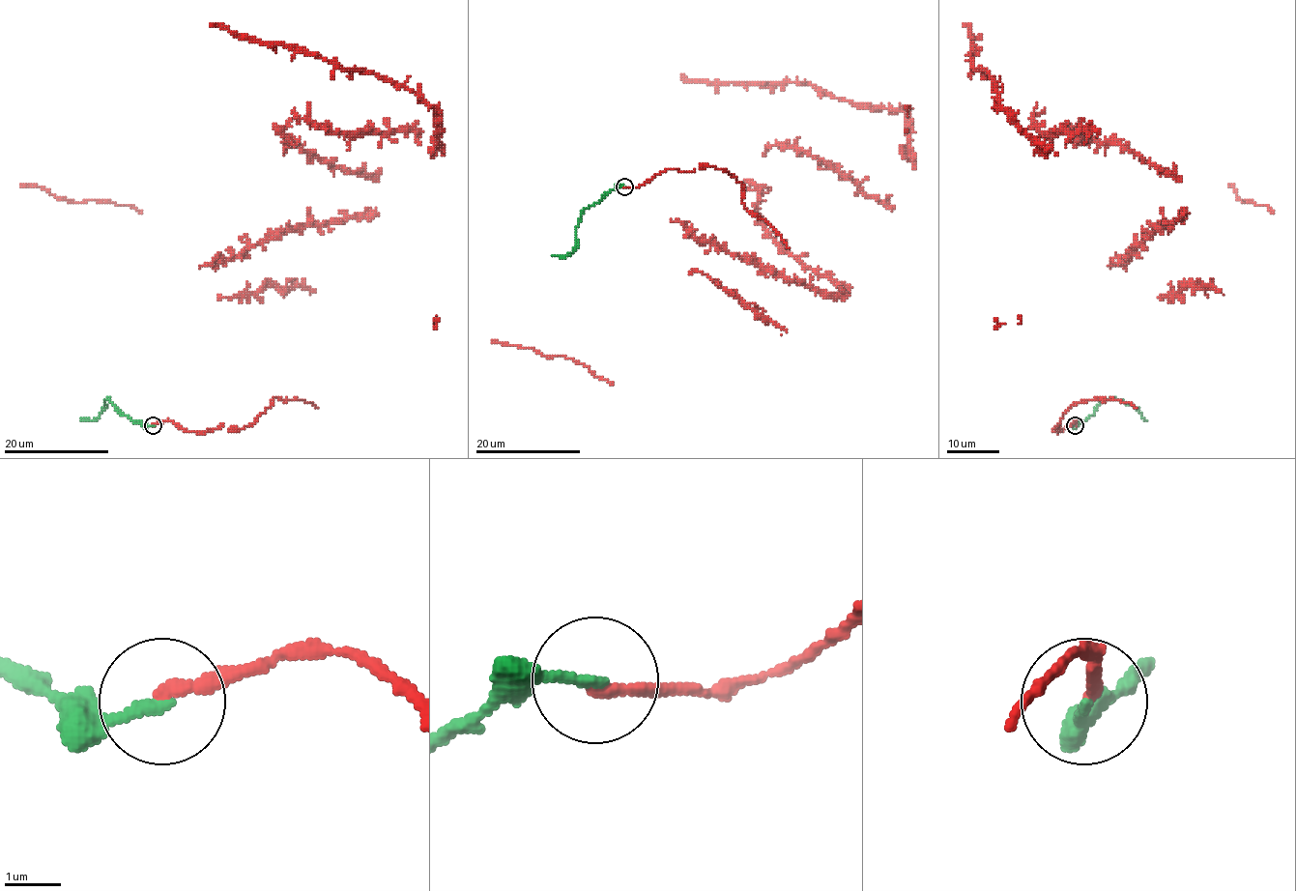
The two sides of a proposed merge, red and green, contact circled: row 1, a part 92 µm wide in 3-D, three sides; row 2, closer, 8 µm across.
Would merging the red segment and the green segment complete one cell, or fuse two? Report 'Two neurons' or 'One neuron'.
One neuron

